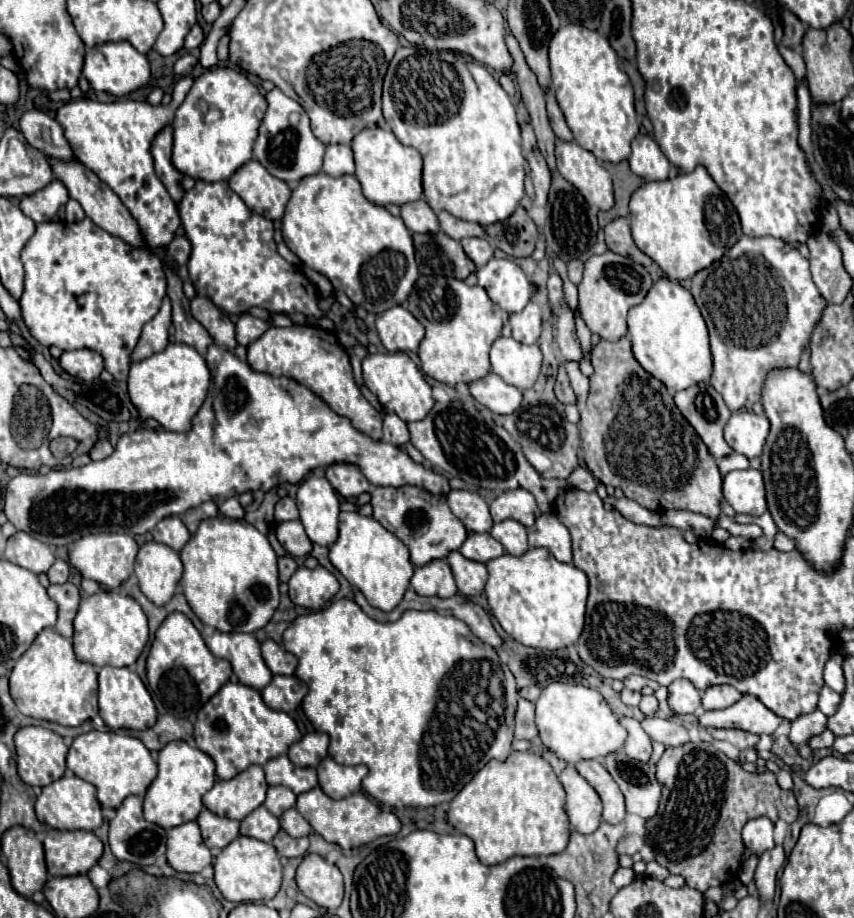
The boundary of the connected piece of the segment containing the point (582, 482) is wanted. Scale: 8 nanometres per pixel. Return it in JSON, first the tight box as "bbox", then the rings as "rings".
{"bbox":[567,467,599,491],"rings":[[[583,467],[575,469],[575,471],[569,475],[567,483],[569,483],[571,487],[575,487],[575,489],[581,489],[581,491],[595,491],[597,485],[599,485],[597,479],[595,479],[587,469],[583,469]]]}

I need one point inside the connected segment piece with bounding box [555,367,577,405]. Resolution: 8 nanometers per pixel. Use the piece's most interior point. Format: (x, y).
(562, 388)

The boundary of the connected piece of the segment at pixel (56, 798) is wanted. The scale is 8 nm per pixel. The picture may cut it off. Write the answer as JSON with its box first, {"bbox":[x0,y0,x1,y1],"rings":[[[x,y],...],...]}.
{"bbox":[35,777,103,831],"rings":[[[61,777],[59,781],[43,787],[43,793],[35,801],[35,813],[41,823],[47,823],[53,829],[61,831],[71,831],[71,829],[85,829],[85,831],[95,831],[103,823],[101,815],[101,805],[95,797],[97,789],[79,779],[79,777]]]}

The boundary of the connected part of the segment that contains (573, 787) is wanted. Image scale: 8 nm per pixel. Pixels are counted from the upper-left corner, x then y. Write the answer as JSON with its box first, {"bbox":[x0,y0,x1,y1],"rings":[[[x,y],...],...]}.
{"bbox":[559,765,601,833],"rings":[[[567,765],[559,781],[567,793],[567,815],[579,833],[593,833],[601,823],[601,799],[597,791],[579,775],[575,765]]]}

